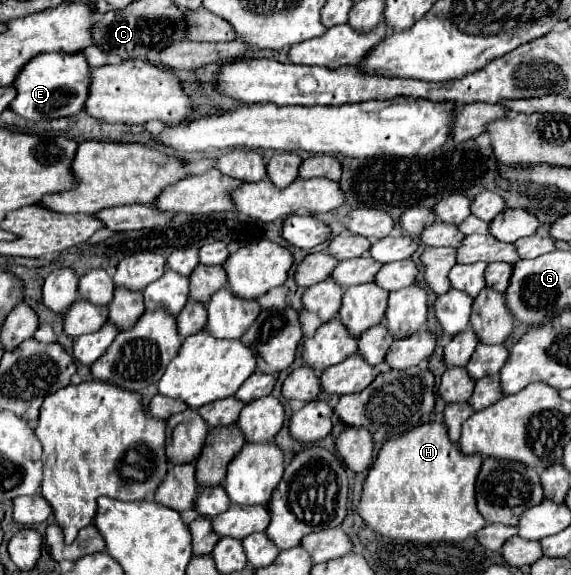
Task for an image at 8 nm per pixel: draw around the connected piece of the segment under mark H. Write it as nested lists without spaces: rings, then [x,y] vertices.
[[[425,423],[383,445],[373,467],[369,469],[357,507],[367,527],[383,537],[403,539],[411,543],[431,543],[465,541],[485,525],[475,501],[475,479],[481,469],[483,457],[465,457],[447,435],[449,433],[445,423]]]

